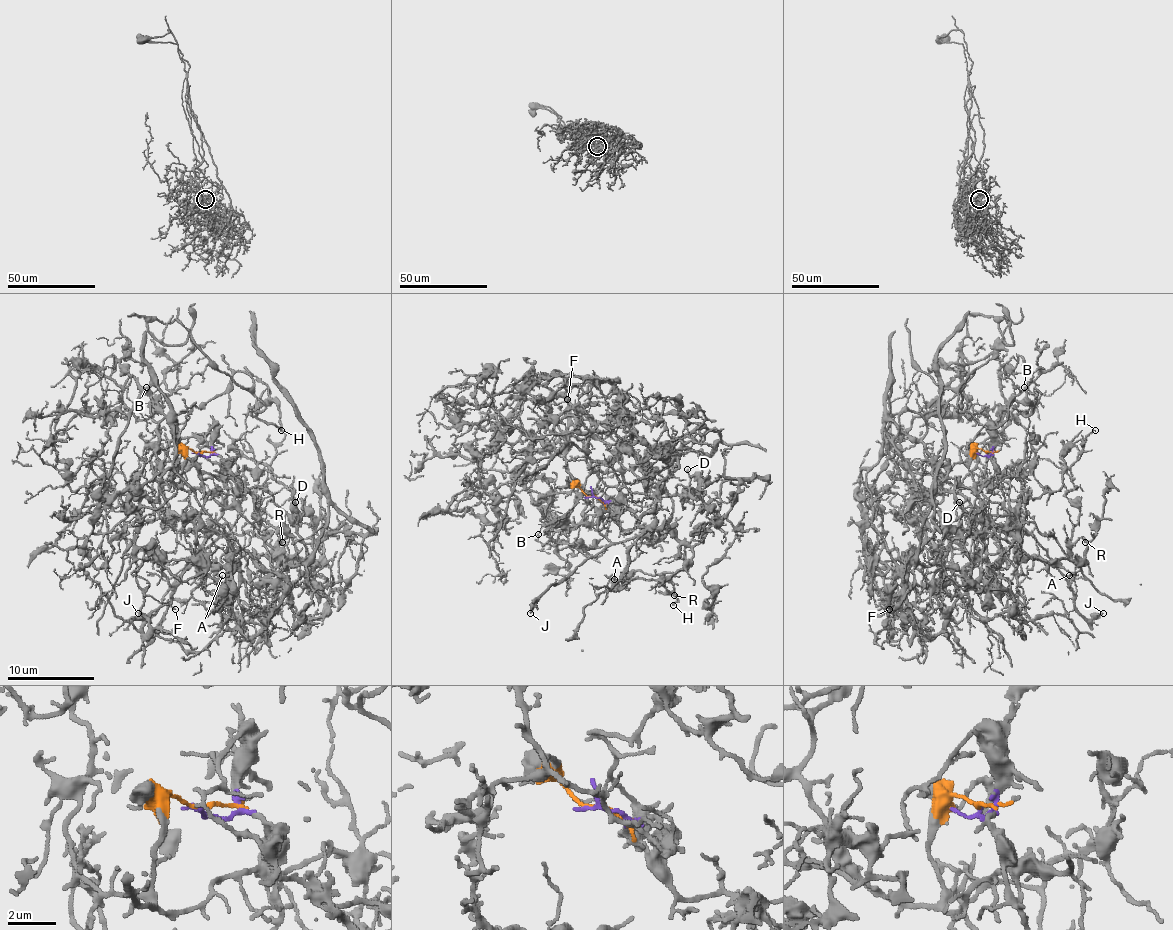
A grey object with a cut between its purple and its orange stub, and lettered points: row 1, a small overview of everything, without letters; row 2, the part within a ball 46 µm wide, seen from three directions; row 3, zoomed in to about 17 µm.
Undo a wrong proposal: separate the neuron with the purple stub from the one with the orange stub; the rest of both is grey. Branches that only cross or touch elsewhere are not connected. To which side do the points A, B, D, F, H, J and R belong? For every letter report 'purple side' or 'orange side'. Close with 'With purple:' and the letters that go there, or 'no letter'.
A: purple side
B: orange side
D: purple side
F: orange side
H: purple side
J: purple side
R: purple side
With purple: A, D, H, J, R

